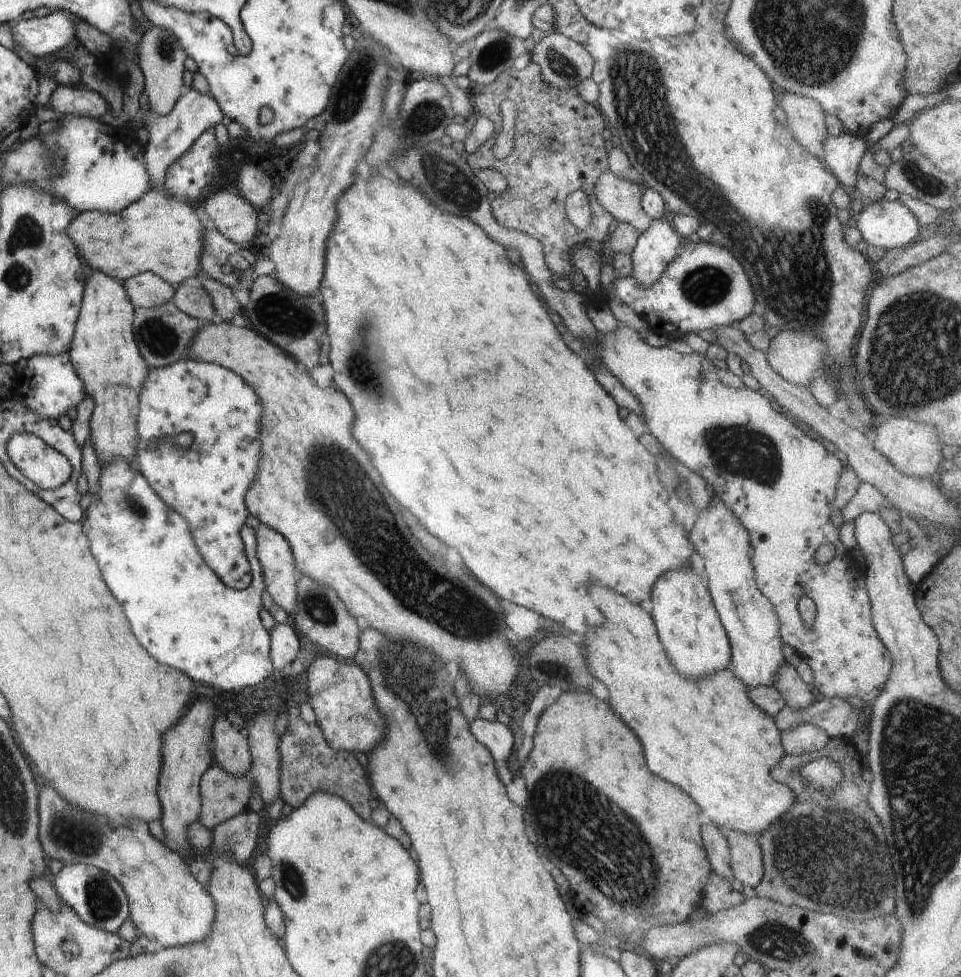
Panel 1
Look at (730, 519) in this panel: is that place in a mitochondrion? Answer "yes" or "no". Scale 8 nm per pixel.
no

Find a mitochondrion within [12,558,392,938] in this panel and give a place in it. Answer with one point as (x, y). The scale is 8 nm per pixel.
(69, 835)

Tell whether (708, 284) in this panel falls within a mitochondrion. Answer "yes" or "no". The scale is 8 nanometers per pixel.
yes

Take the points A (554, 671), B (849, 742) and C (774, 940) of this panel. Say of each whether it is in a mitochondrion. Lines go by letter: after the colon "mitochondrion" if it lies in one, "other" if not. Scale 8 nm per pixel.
A: other
B: other
C: mitochondrion

